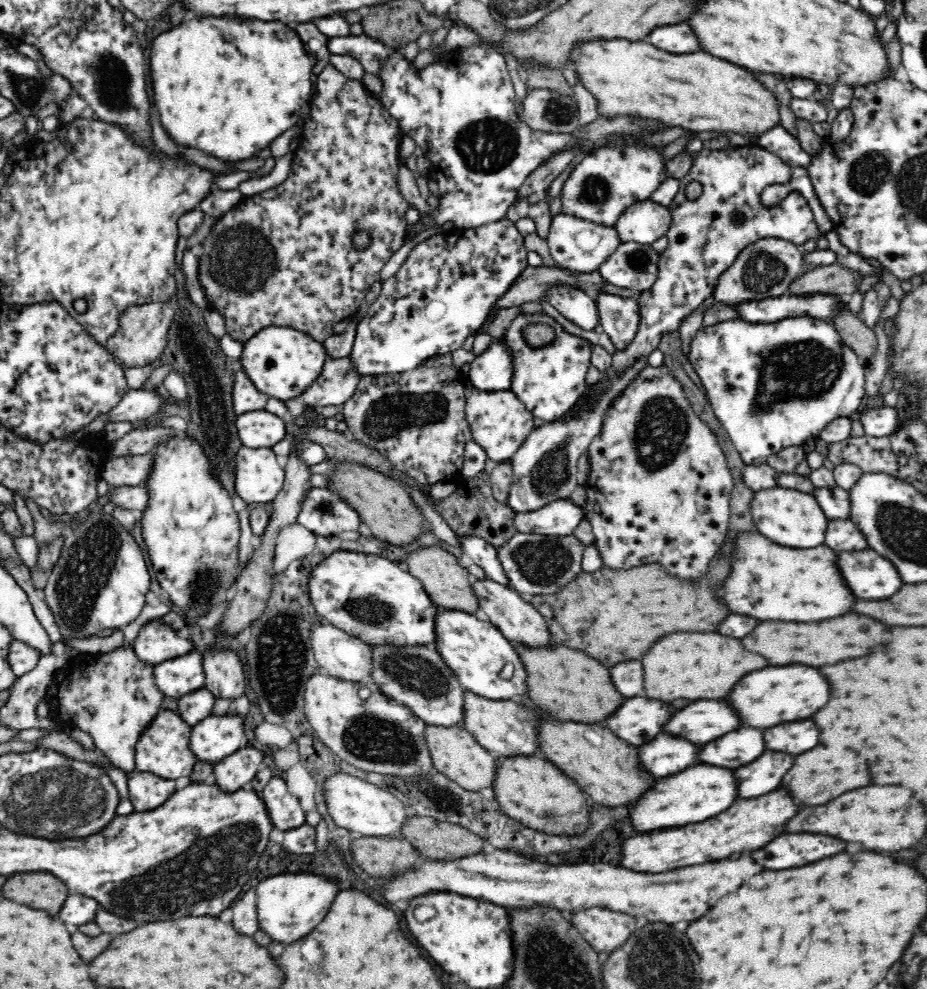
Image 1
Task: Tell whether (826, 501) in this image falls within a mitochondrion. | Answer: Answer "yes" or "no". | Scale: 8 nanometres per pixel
no

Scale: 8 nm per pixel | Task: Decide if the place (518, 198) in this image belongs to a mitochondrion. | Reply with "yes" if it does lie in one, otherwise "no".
no

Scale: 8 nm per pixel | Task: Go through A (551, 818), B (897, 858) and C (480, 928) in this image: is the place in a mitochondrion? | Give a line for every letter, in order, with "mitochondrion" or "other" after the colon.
A: mitochondrion
B: other
C: other

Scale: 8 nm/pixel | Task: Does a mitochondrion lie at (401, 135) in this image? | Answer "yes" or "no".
no

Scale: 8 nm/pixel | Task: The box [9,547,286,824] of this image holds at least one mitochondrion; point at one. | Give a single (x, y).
(206, 580)

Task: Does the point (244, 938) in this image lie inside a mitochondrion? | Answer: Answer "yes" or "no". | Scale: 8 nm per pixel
no

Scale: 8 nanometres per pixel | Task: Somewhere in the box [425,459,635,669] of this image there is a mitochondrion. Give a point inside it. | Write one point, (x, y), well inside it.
(548, 562)

